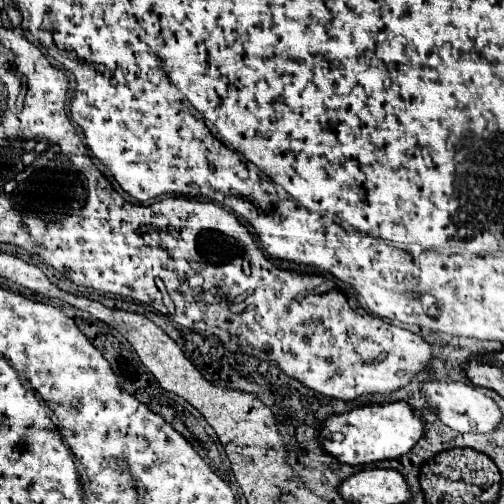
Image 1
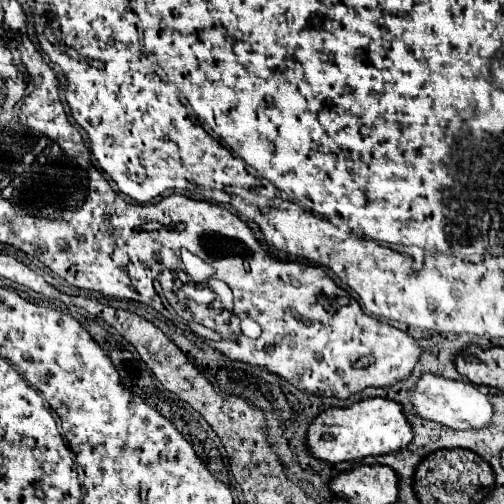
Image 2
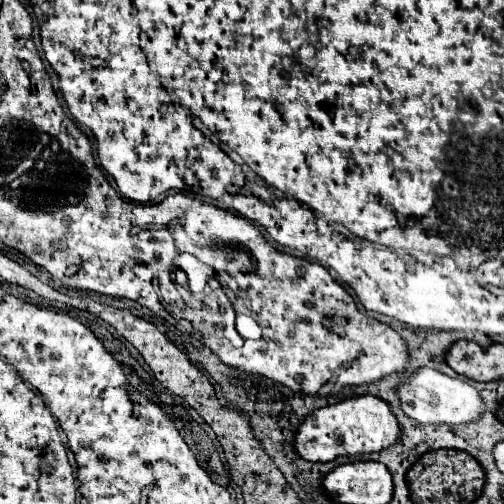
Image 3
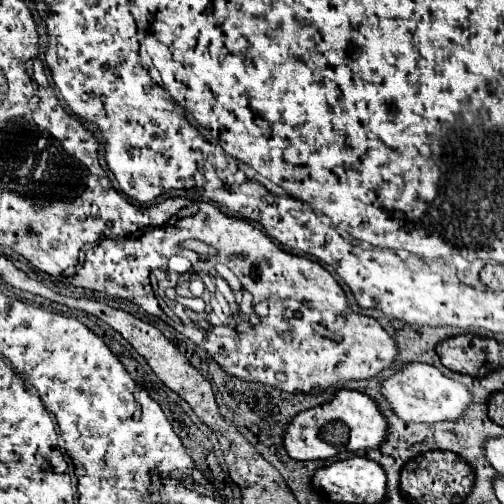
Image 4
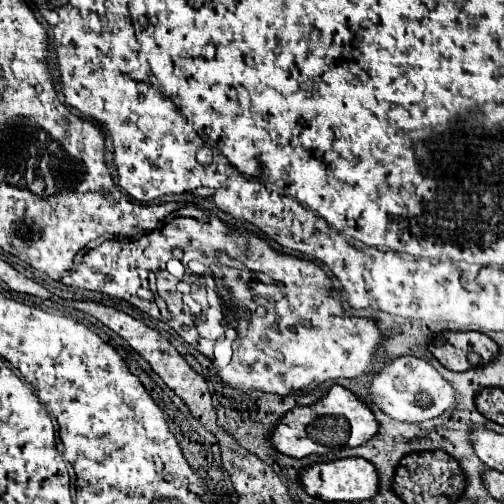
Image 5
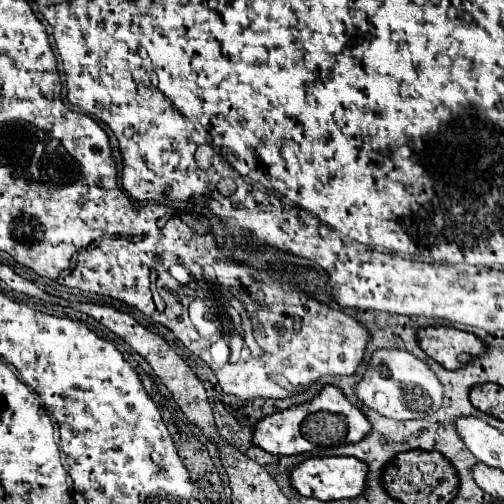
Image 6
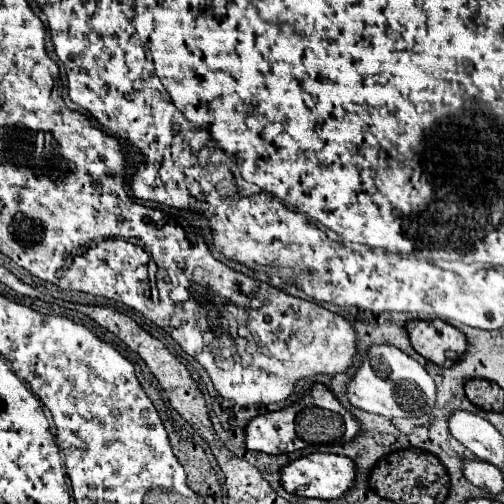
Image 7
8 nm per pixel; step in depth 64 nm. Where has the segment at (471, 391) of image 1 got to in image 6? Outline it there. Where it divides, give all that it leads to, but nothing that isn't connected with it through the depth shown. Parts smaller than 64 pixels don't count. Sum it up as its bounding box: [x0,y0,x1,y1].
[356,348,442,420]

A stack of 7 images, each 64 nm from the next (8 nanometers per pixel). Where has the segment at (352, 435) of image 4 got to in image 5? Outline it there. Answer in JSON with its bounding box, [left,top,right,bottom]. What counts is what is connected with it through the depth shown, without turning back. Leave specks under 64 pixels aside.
[272,386,378,458]

